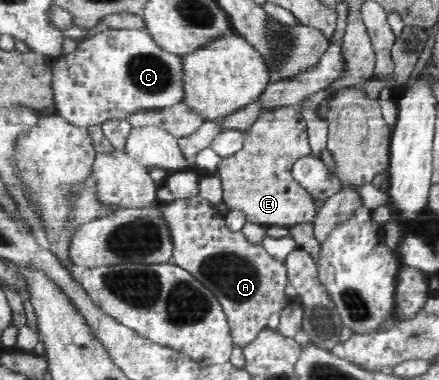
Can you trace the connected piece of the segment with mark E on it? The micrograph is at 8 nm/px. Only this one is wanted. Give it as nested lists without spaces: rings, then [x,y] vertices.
[[[289,105],[263,112],[255,124],[244,132],[244,145],[239,153],[222,160],[217,169],[223,186],[224,203],[229,210],[241,210],[247,220],[256,225],[282,226],[291,229],[295,224],[311,222],[316,214],[313,197],[294,179],[293,167],[304,157],[311,156],[307,135],[307,124],[300,111],[301,105]]]

